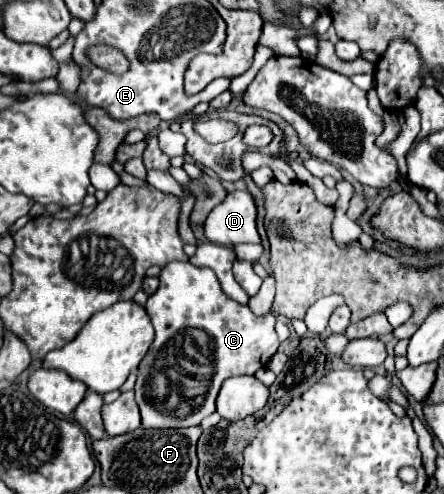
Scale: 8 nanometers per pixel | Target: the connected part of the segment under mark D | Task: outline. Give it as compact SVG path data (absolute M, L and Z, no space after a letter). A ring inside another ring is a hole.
M230 192L226 200L212 208L204 222L204 234L214 244L234 246L242 242L260 242L260 234L256 230L256 204L252 194L248 192Z

